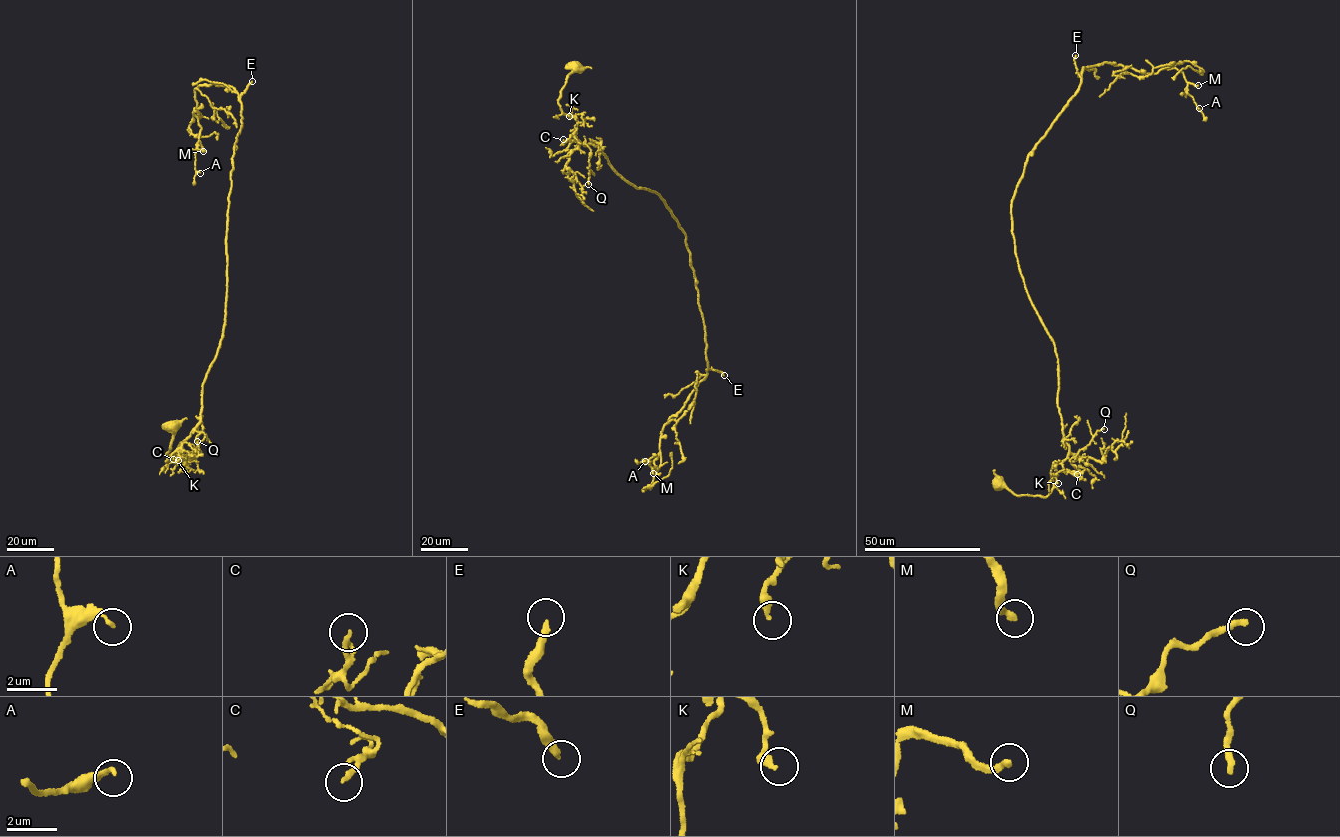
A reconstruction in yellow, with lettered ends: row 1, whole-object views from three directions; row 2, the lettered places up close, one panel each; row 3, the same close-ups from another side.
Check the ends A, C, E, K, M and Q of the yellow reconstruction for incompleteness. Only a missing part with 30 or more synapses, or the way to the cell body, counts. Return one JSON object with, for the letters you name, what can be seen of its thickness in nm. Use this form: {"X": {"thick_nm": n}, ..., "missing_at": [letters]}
{"E": {"thick_nm": 280}, "M": {"thick_nm": 240}, "missing_at": ["E", "M"]}

